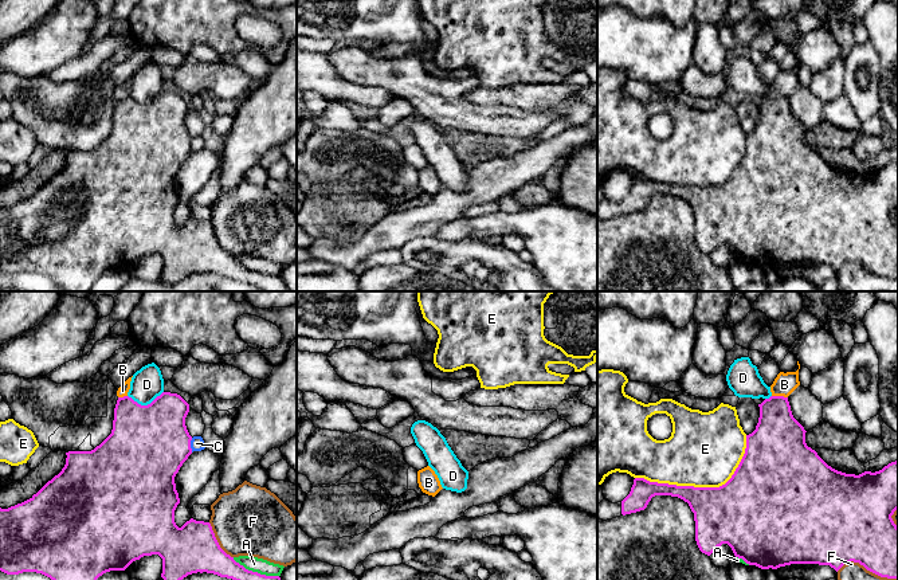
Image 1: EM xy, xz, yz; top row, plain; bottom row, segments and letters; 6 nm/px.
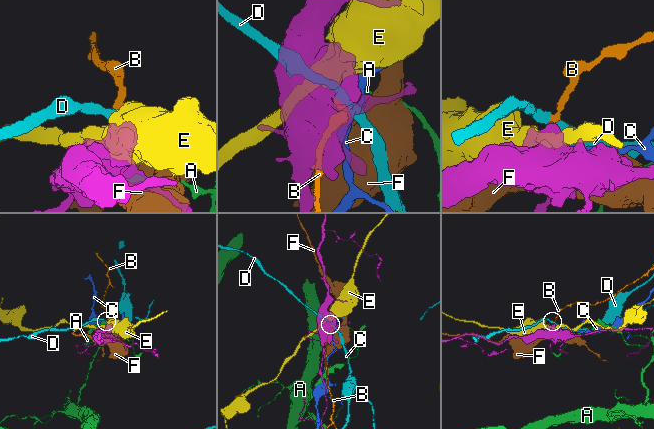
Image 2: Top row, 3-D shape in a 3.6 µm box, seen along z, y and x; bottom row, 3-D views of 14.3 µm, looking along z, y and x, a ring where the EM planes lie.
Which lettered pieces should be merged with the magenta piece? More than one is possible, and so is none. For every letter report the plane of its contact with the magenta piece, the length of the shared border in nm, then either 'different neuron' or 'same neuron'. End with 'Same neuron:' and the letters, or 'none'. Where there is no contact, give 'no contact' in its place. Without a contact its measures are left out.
A: contact in xy; length 300 nm; different neuron
B: contact in yz; length 100 nm; different neuron
C: contact in xy; length 90 nm; different neuron
D: contact in xy; length 220 nm; different neuron
E: contact in yz; length 700 nm; different neuron
F: contact in yz; length 380 nm; different neuron
Same neuron: none

